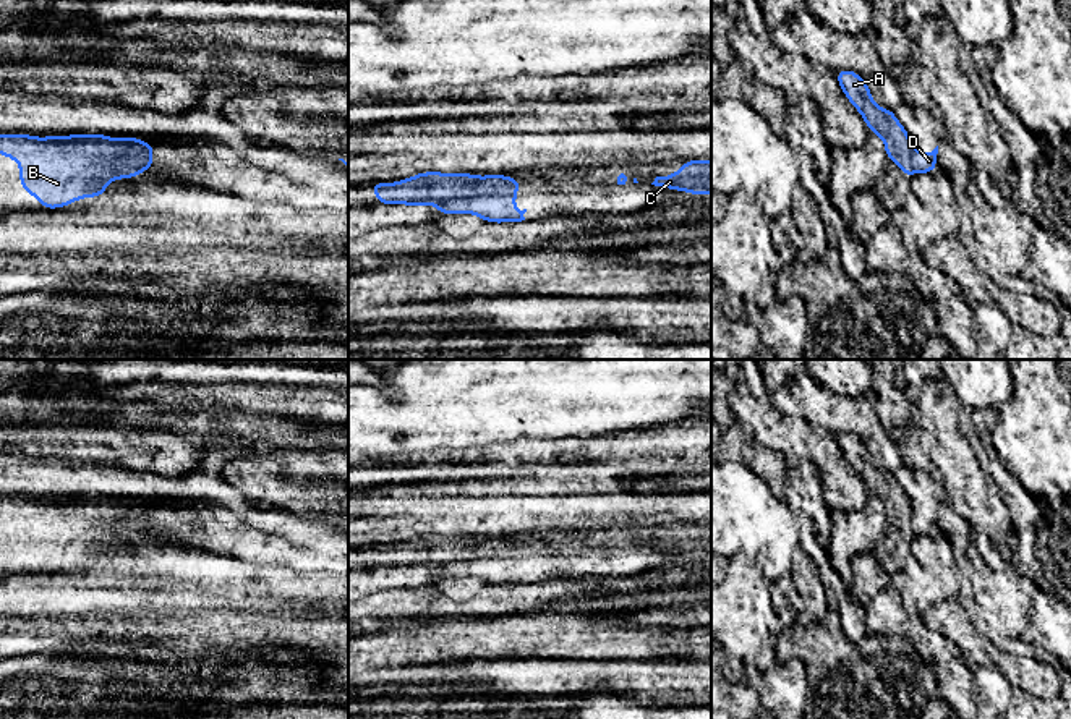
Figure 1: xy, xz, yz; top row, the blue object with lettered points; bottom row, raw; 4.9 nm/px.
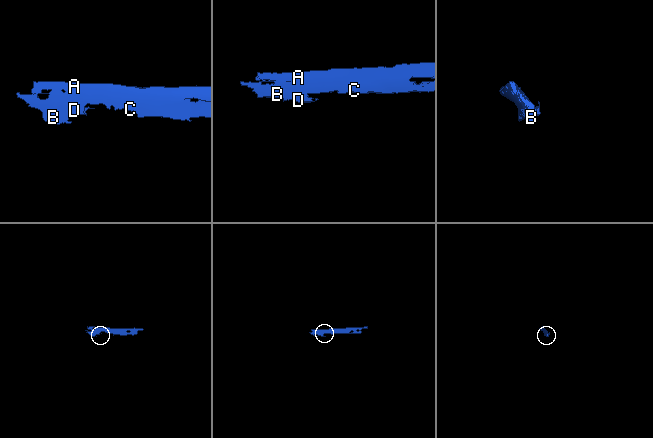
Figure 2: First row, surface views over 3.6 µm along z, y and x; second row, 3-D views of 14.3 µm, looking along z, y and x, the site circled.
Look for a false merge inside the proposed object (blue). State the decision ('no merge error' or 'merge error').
merge error

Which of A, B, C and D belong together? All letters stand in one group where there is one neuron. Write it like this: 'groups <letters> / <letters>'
groups A B C / D

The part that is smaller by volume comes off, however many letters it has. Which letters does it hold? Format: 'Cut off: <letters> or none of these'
Cut off: D

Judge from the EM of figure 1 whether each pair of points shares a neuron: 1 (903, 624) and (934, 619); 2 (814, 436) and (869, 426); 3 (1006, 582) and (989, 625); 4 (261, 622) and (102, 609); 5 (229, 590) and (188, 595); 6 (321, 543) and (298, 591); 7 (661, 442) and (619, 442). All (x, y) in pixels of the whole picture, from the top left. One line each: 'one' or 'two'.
1: two
2: two
3: one
4: one
5: one
6: two
7: one

